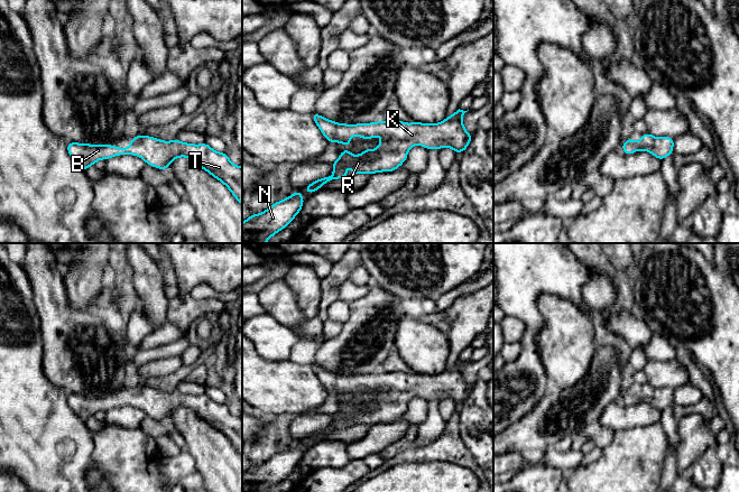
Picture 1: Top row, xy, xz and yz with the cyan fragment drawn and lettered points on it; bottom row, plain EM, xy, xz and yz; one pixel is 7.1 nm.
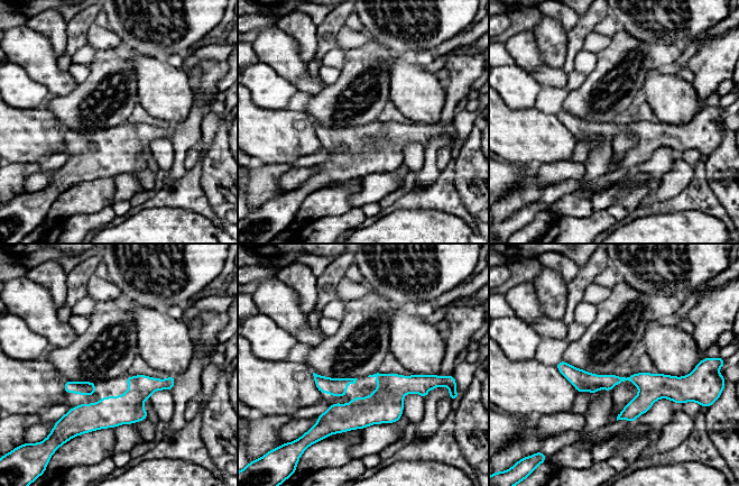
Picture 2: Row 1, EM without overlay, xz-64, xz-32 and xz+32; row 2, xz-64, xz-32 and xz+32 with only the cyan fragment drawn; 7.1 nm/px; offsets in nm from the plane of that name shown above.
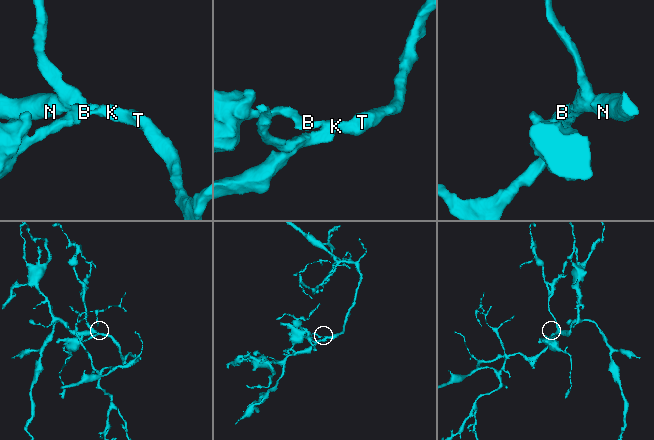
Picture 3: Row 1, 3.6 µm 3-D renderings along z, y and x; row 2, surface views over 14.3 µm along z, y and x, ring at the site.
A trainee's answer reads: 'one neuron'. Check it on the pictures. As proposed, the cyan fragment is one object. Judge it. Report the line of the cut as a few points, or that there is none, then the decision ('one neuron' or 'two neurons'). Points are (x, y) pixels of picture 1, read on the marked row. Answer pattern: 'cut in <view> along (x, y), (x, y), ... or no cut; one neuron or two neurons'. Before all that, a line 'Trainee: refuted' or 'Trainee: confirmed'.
Trainee: confirmed
no cut; one neuron

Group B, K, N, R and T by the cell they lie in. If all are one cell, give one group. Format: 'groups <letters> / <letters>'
groups B K N R T

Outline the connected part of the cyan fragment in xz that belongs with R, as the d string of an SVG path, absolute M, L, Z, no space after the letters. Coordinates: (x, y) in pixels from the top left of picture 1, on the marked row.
M458 110L440 123L405 123L403 121L378 121L372 123L344 124L323 118L313 112L312 117L329 142L350 146L351 136L371 139L380 134L380 146L373 150L363 149L360 156L343 150L339 159L332 163L333 175L320 178L305 187L306 193L315 193L324 184L345 178L345 168L353 168L351 175L394 171L406 160L408 150L415 146L426 149L450 147L453 151L463 152L473 137L462 123L462 117L468 111Z

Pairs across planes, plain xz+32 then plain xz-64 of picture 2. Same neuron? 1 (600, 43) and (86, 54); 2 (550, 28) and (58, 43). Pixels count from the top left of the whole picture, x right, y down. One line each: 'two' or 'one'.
1: two
2: one

